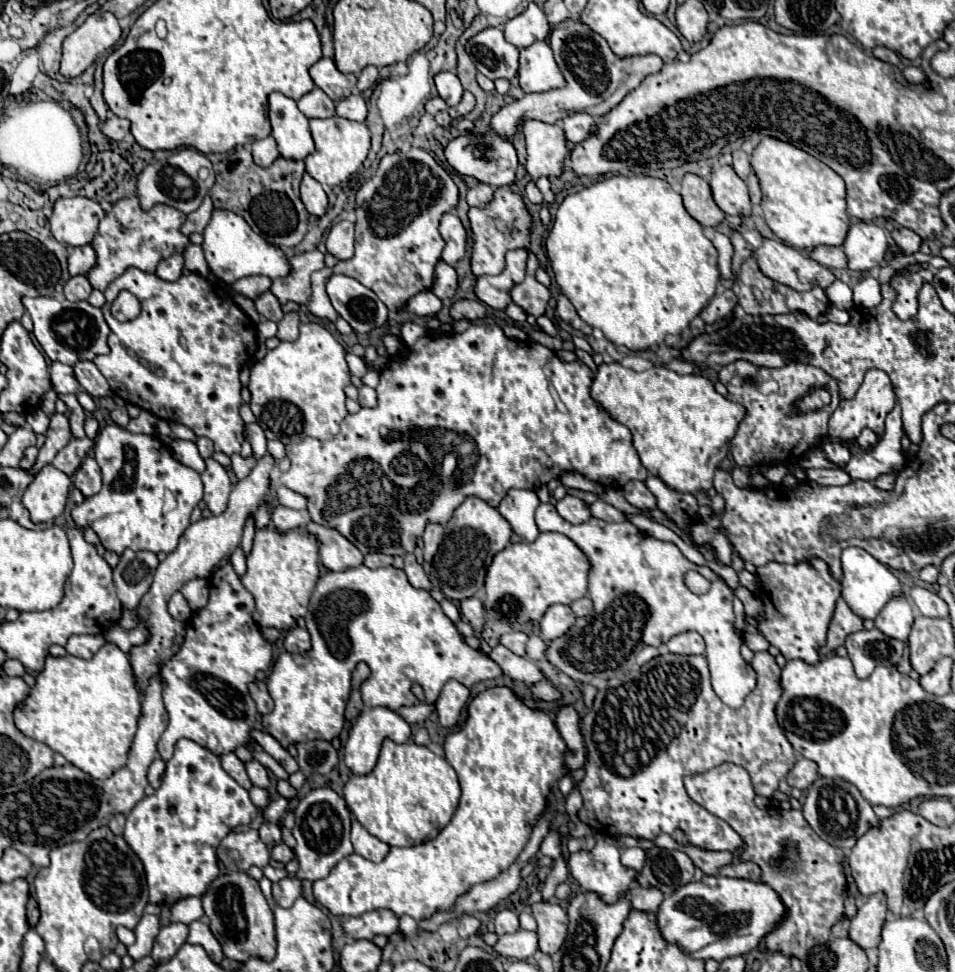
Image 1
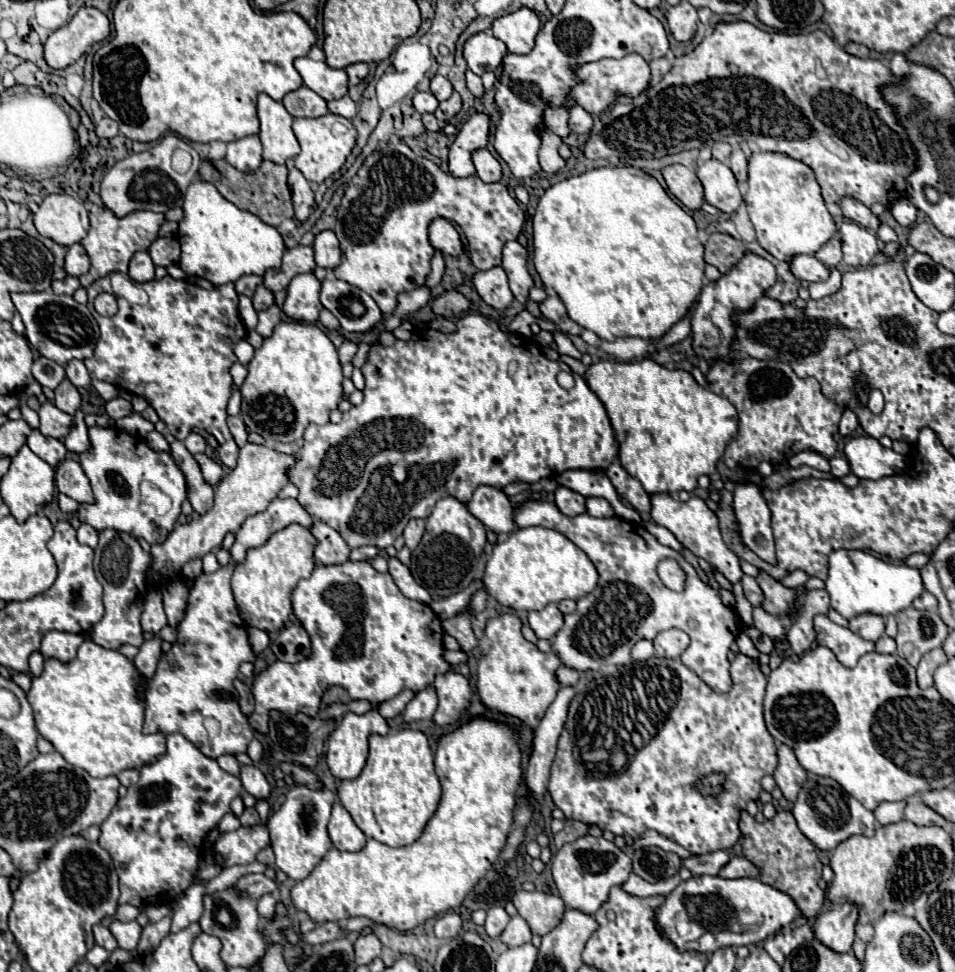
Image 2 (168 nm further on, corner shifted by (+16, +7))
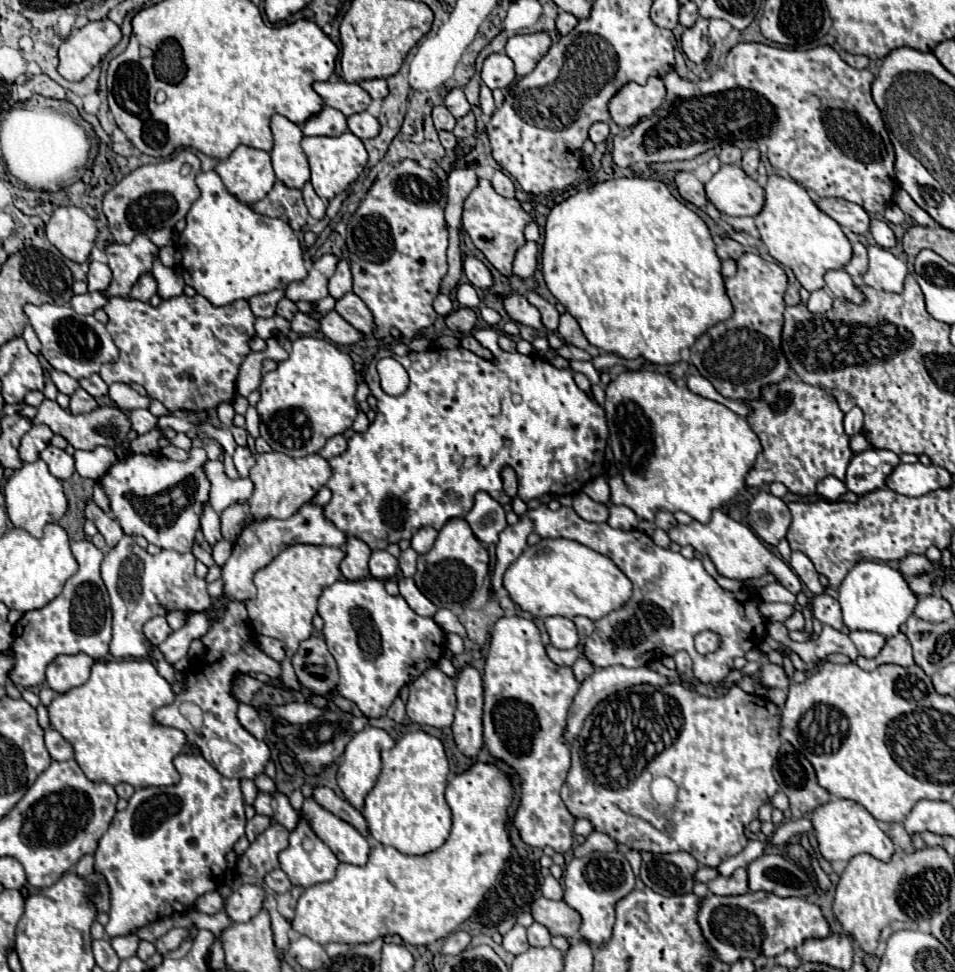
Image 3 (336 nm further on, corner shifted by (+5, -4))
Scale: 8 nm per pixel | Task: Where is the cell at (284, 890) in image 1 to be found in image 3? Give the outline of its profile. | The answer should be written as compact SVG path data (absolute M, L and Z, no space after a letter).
M241 884L239 888L233 890L233 894L227 900L227 914L233 922L247 922L255 914L259 914L263 902L265 902L265 892L261 886Z

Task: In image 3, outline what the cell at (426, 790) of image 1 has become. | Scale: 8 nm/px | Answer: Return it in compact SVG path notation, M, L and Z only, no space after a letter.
M417 730L405 734L391 750L381 752L383 770L377 784L365 796L363 816L369 834L385 844L397 848L401 854L427 854L437 850L449 836L451 810L445 802L447 786L447 756L439 738Z

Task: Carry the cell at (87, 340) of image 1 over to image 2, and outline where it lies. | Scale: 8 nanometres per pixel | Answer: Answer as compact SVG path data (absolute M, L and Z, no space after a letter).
M12 293L12 301L26 325L28 343L44 357L66 365L72 359L88 359L94 355L94 345L100 337L98 323L86 305L74 301L74 297L54 293Z

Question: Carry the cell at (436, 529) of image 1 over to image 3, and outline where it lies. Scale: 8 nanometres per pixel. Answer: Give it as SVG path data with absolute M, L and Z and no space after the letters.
M423 526L413 538L411 538L411 548L417 552L417 554L427 554L433 546L437 538L437 530L431 528L431 526Z

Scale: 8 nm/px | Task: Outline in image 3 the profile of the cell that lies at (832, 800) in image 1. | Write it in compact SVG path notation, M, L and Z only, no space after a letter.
M835 798L829 800L827 804L821 804L811 812L811 822L813 822L813 834L819 842L819 852L827 862L837 862L837 860L851 860L857 854L871 854L879 860L889 860L891 854L895 852L895 844L891 838L879 828L877 820L859 804L853 800L843 800Z

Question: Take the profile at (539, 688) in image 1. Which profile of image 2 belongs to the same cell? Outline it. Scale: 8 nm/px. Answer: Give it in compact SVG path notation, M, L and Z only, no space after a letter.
M512 613L488 619L486 637L492 641L492 647L478 661L476 689L486 709L516 717L530 729L536 729L560 689L556 669L562 665L562 661L556 653L542 653L534 643L526 641L520 629L522 621Z

